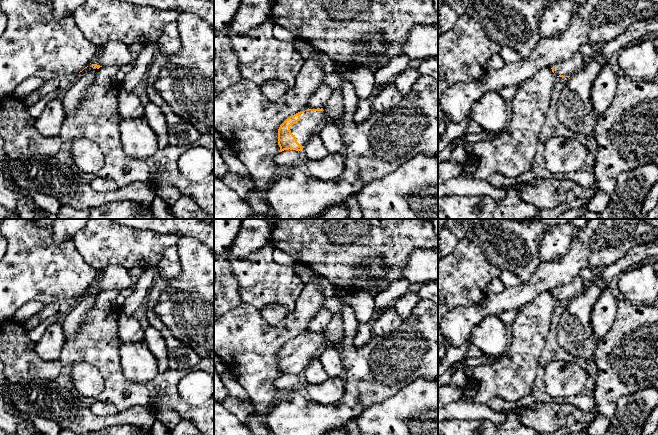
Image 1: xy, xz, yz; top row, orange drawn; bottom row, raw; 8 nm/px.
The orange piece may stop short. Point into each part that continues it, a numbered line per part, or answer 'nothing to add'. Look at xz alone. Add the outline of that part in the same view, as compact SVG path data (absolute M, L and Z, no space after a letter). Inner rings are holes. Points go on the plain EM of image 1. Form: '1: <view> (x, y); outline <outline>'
1: xz (311, 346); outline M309 334L300 338L300 344L290 350L291 357L297 366L304 370L312 359L319 357L328 343L324 335Z

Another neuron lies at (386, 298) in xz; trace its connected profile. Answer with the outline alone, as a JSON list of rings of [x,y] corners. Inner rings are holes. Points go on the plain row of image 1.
[[[398,279],[386,290],[375,295],[375,314],[379,315],[389,307],[393,306],[398,298],[408,292],[410,283],[406,279]]]

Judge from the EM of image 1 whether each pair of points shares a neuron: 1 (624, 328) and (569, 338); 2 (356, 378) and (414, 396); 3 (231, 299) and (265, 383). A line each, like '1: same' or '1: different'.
1: different
2: different
3: different

